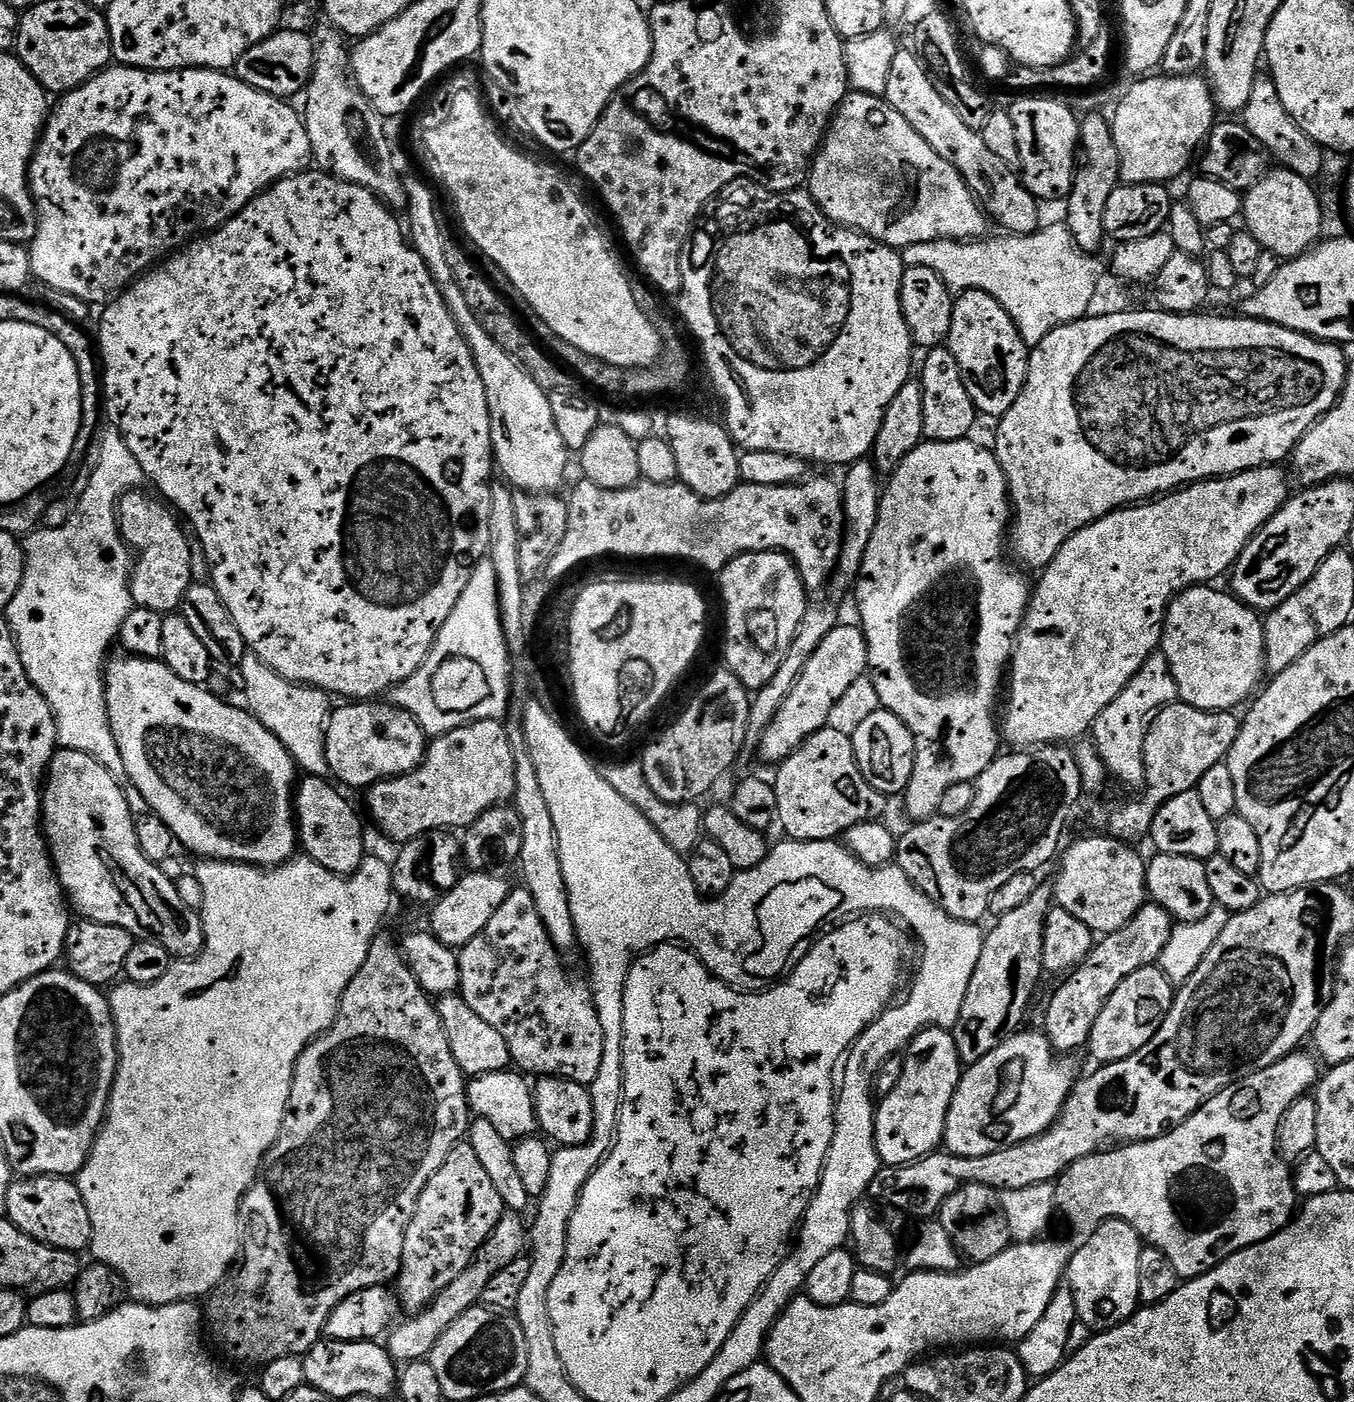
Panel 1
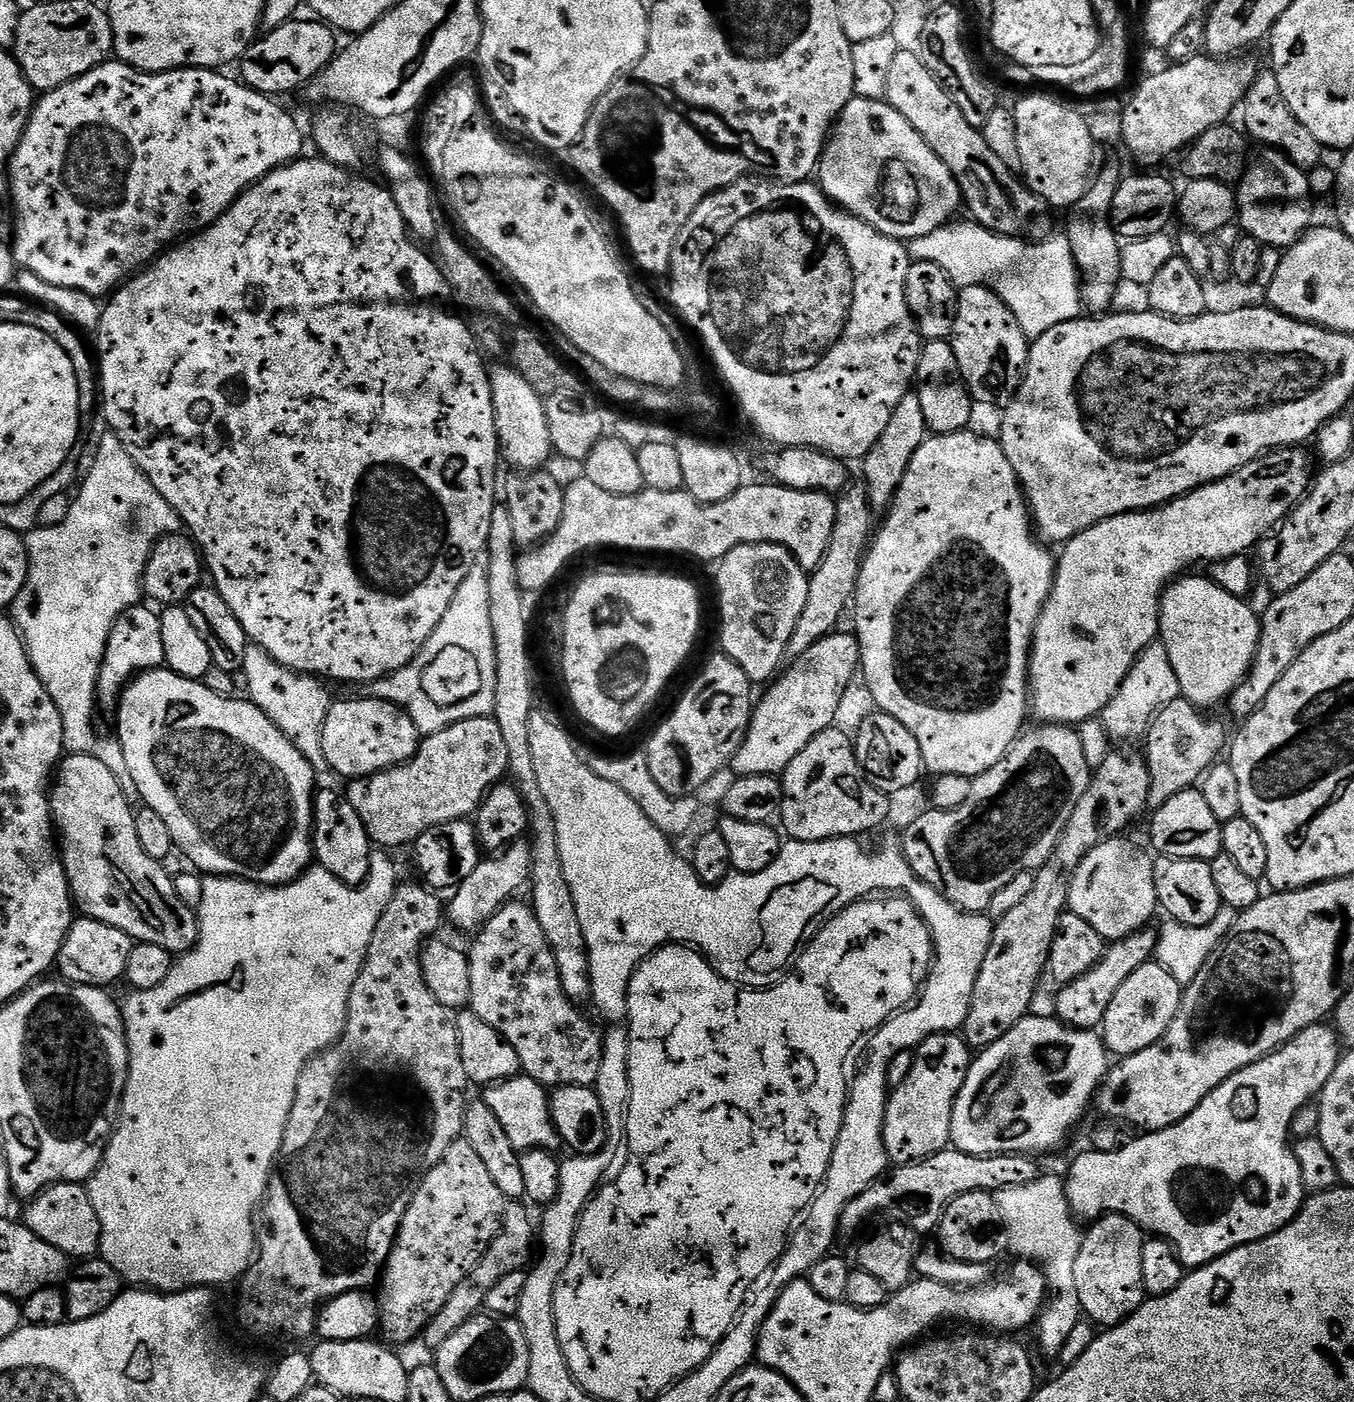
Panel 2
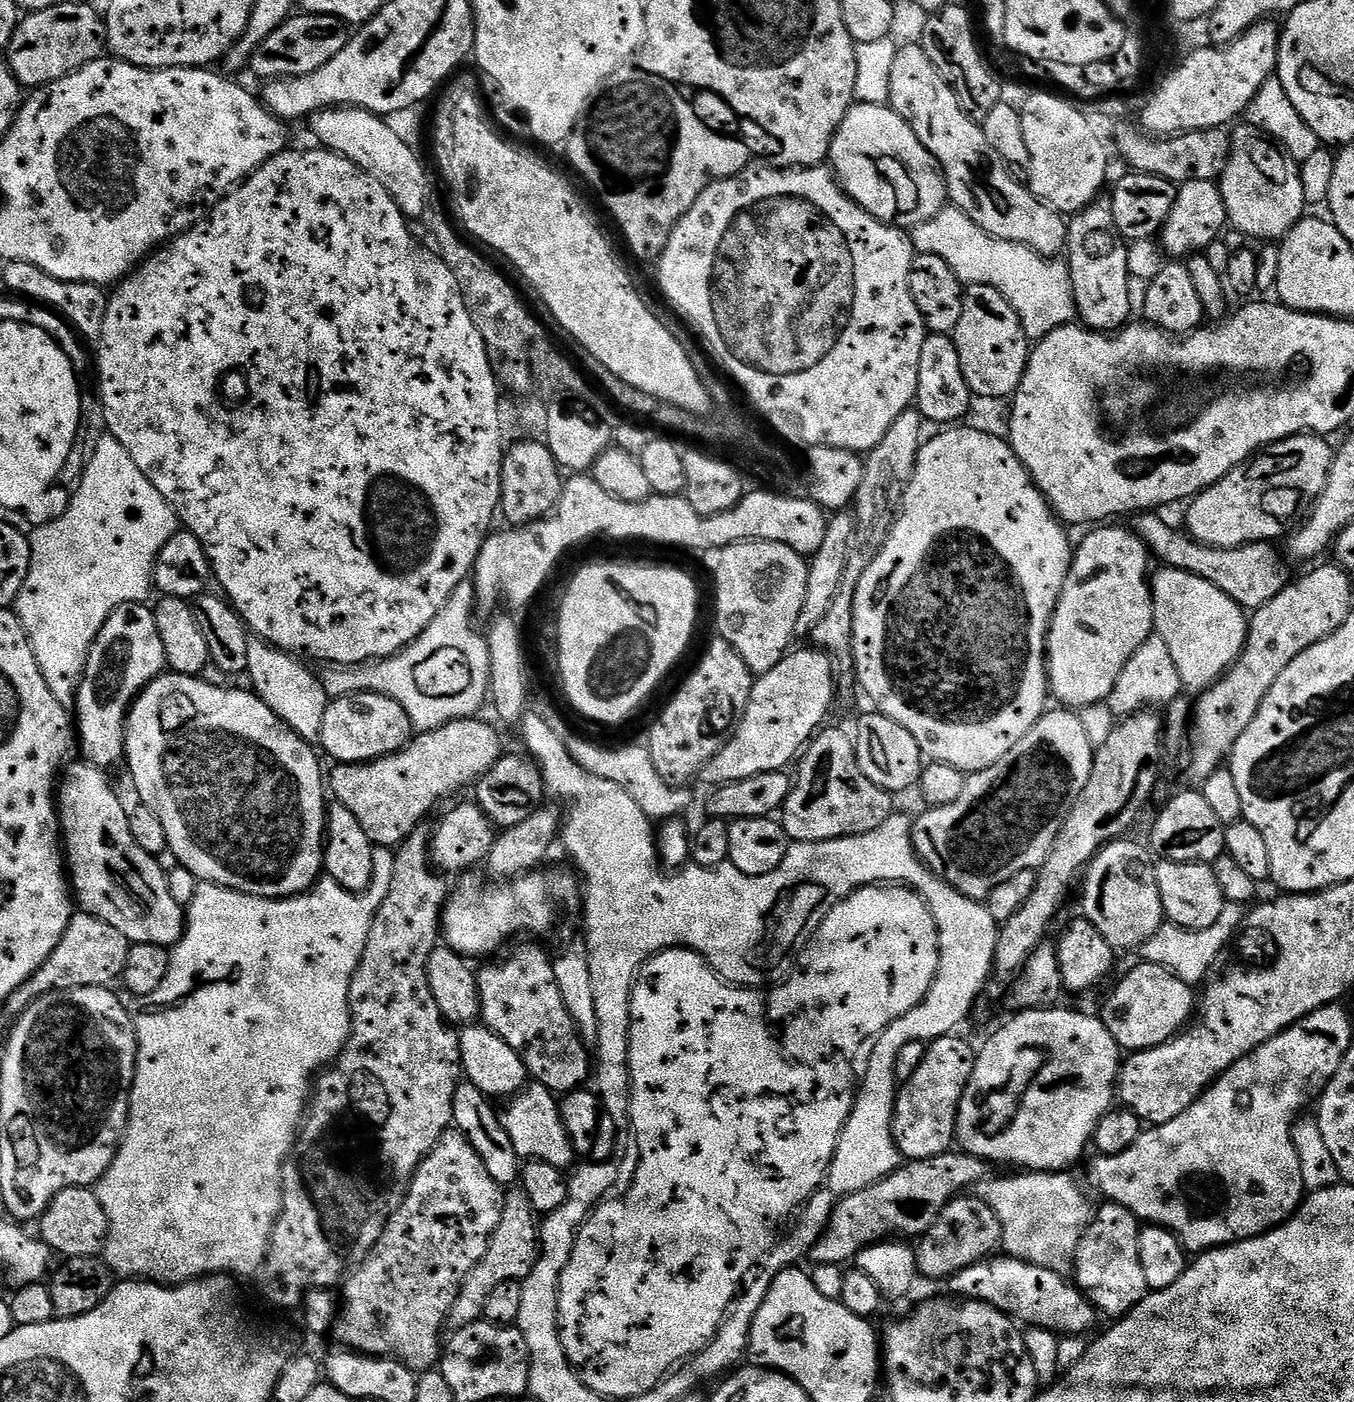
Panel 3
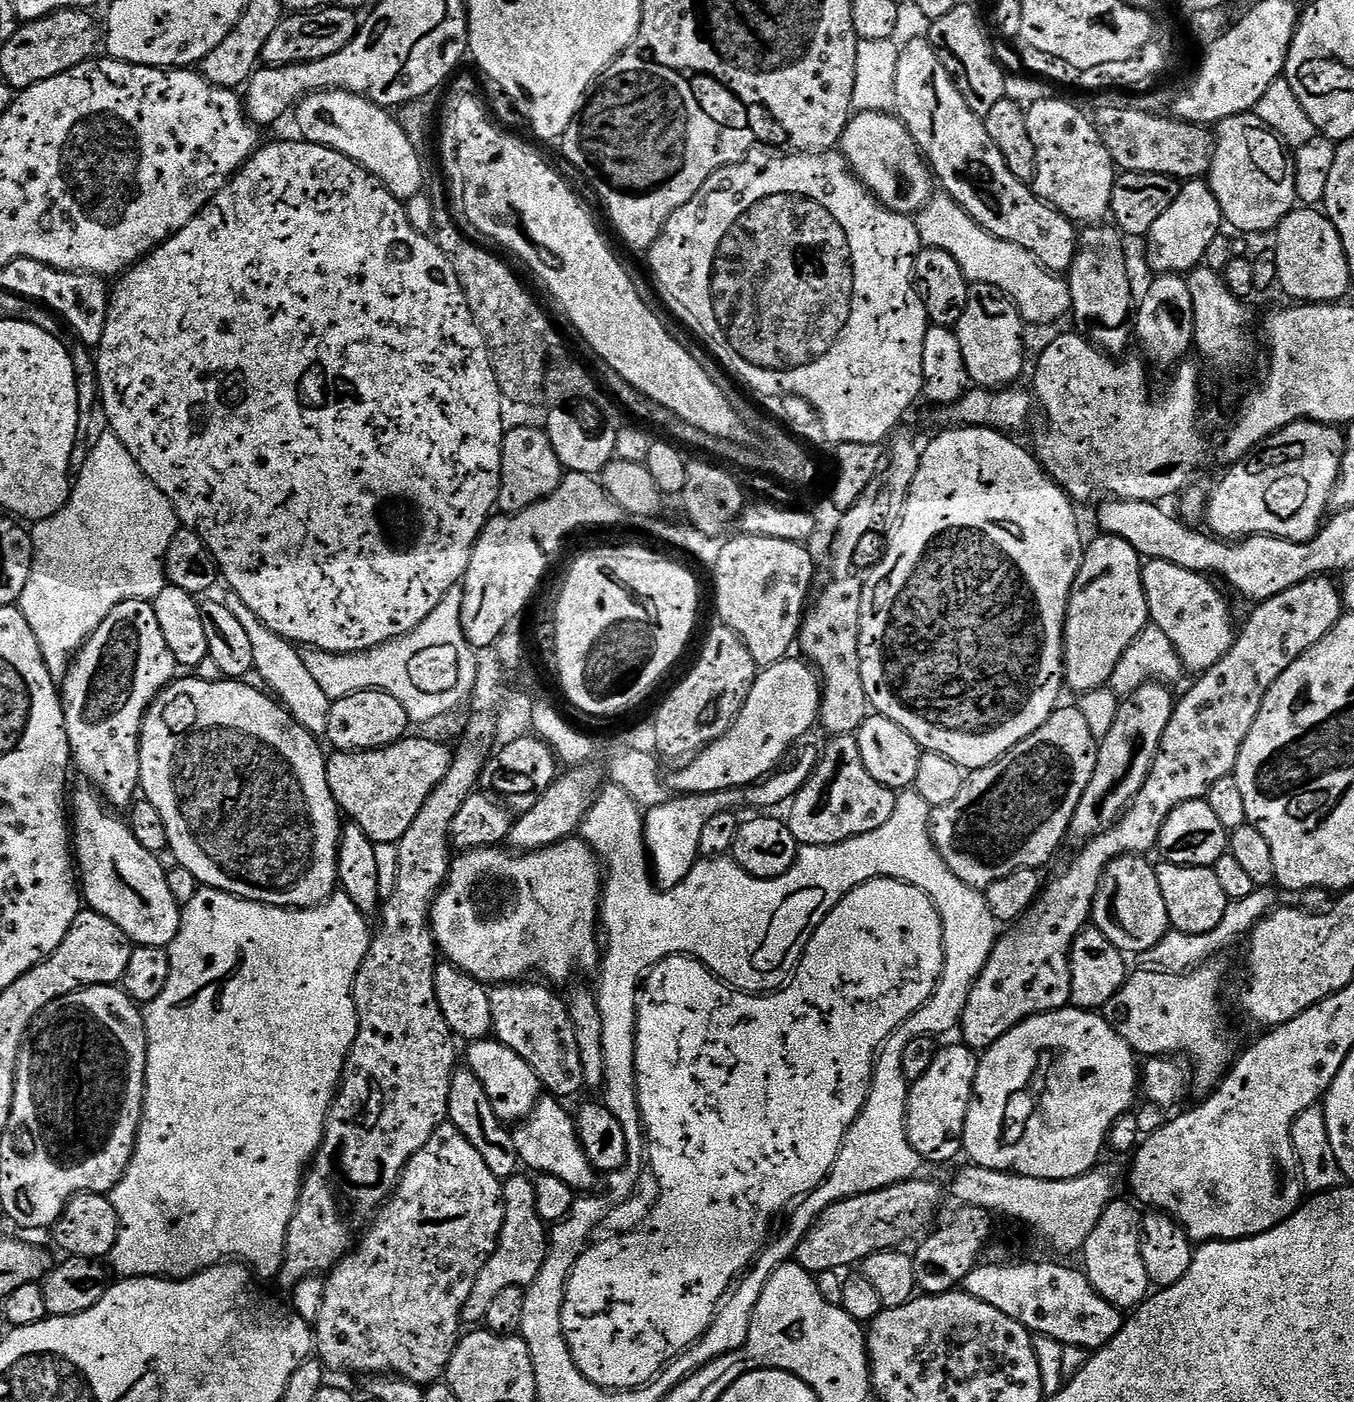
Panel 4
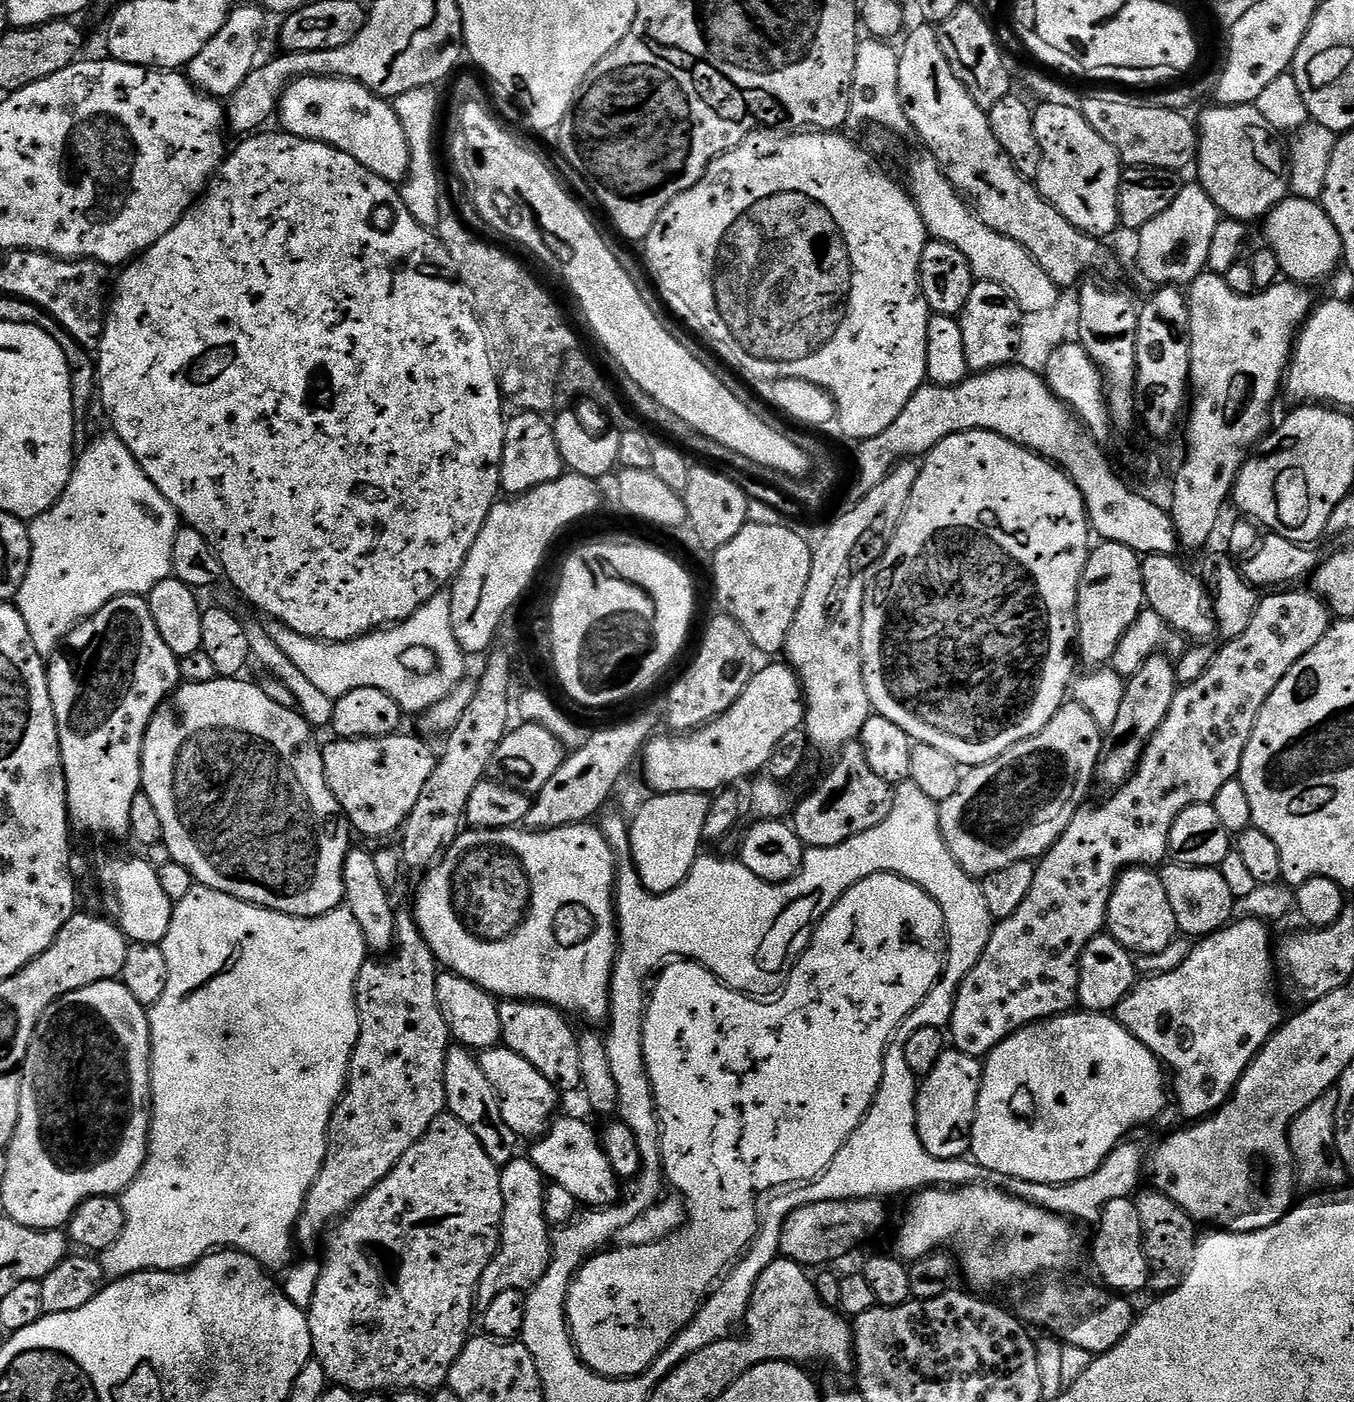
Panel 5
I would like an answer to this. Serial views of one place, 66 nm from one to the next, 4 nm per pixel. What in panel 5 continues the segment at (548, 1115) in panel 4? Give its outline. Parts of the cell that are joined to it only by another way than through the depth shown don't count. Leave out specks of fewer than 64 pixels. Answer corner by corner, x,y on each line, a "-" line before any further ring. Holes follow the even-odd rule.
557,1115
548,1125
547,1132
531,1148
531,1162
538,1166
545,1181
563,1186
568,1193
574,1194
577,1205
592,1210
607,1210
619,1201
616,1199
620,1196
621,1177
617,1176
604,1149
600,1147
597,1129
592,1129
586,1121
579,1120
576,1116

